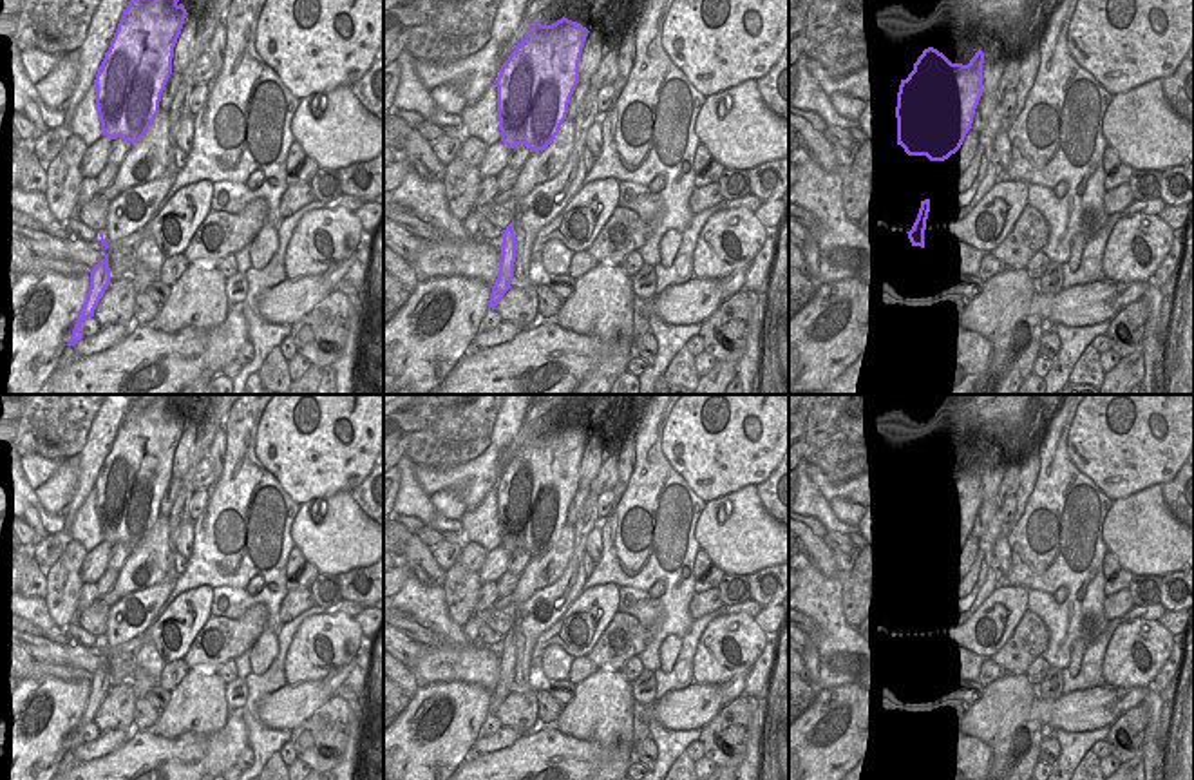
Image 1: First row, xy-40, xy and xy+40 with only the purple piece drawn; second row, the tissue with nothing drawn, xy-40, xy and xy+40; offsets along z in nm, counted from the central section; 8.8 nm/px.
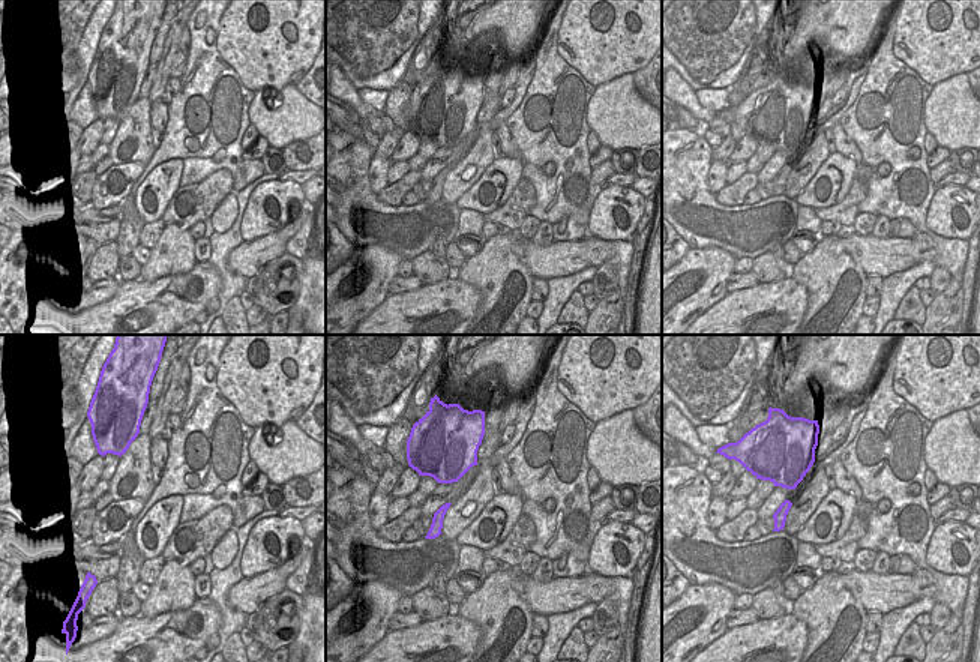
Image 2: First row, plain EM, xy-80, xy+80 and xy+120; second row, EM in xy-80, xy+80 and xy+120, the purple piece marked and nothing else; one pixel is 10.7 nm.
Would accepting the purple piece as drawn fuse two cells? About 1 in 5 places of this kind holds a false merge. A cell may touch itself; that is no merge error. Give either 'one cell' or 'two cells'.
one cell

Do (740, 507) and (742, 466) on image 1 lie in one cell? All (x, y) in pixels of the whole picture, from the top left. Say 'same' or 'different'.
different

